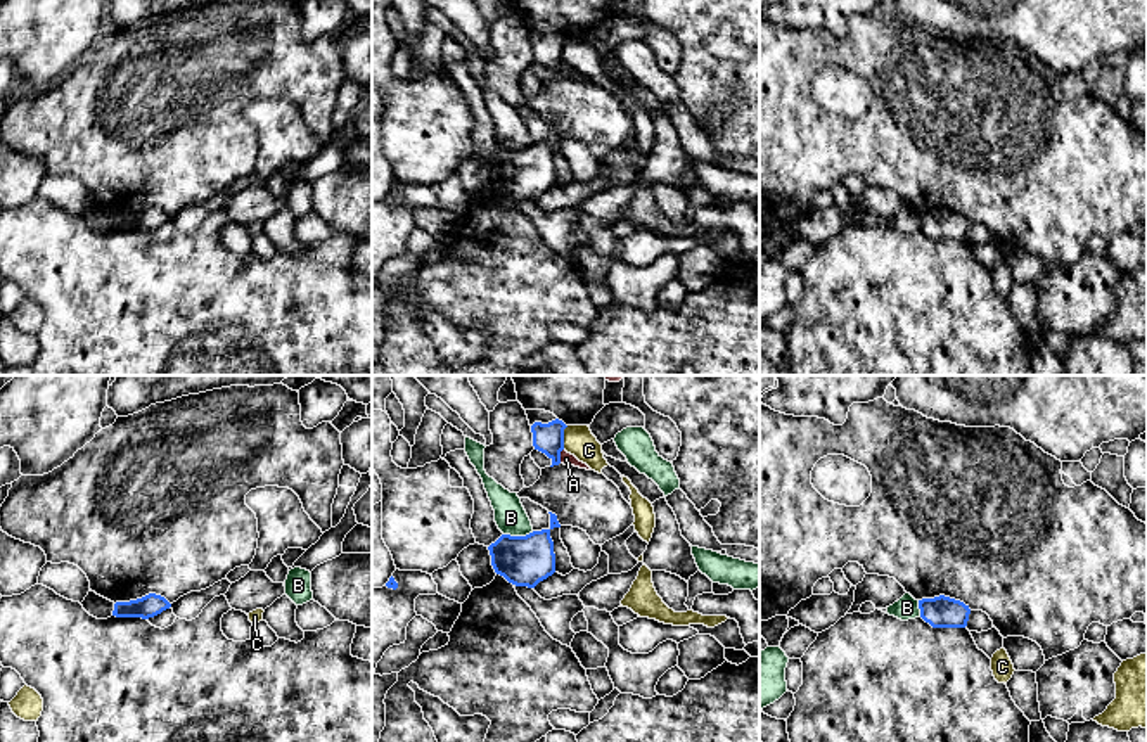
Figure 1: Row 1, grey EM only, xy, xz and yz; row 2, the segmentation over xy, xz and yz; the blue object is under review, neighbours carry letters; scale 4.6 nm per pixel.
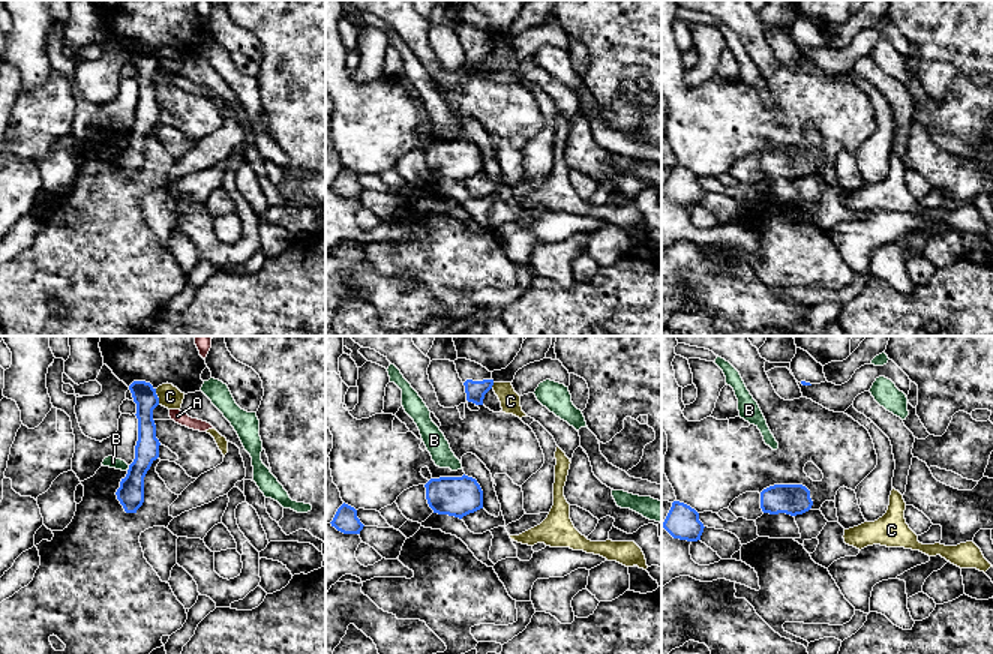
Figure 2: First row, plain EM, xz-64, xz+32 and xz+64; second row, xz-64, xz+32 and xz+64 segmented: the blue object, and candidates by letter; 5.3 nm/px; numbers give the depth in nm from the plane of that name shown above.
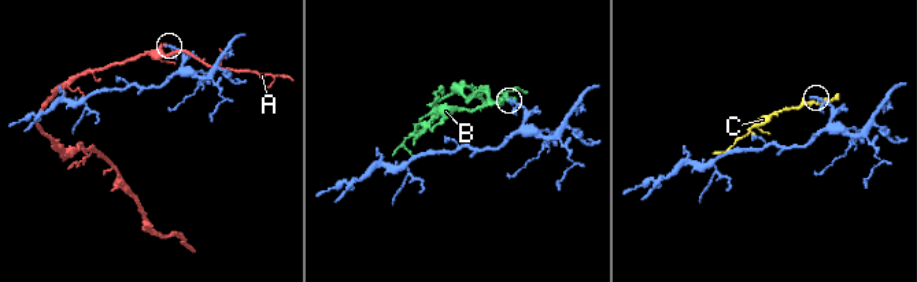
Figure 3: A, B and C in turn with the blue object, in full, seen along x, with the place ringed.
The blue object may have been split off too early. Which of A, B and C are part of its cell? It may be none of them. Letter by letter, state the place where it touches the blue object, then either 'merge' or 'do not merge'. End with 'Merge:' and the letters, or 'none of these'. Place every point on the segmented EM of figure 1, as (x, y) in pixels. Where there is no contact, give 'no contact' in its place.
A: contact xz (559, 455); do not merge
B: contact xz (518, 537); do not merge
C: contact xz (563, 438); do not merge
Merge: none of these

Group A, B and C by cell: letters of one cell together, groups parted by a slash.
A / B / C

